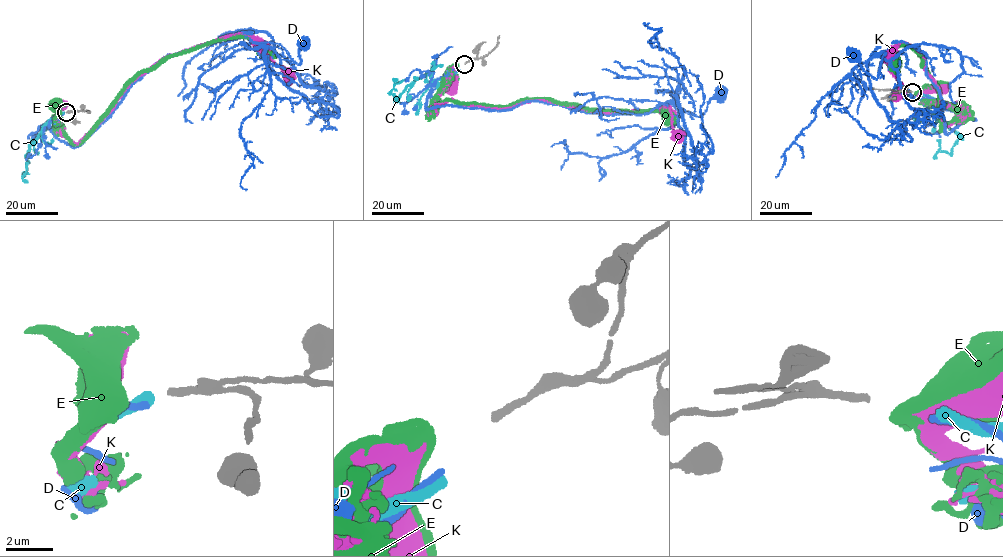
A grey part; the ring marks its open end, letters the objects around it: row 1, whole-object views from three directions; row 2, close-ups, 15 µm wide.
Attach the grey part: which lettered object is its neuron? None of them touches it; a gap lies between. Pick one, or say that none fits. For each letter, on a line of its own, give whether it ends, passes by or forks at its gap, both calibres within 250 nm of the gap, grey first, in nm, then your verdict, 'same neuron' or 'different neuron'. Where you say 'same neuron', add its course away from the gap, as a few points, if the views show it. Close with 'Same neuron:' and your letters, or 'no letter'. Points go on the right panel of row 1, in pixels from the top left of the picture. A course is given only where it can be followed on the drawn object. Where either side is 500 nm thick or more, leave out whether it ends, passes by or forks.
C: it ends; calibres 320 and 480 nm; different neuron
D: it ends; calibres 320 and 280 nm; same neuron; course (919, 94), (953, 110), (960, 123), (946, 134), (924, 53), (896, 41), (880, 52), (876, 78), (850, 55)
E: calibres 320 and 700 nm; different neuron
K: it ends; calibres 320 and 400 nm; different neuron
Same neuron: D

